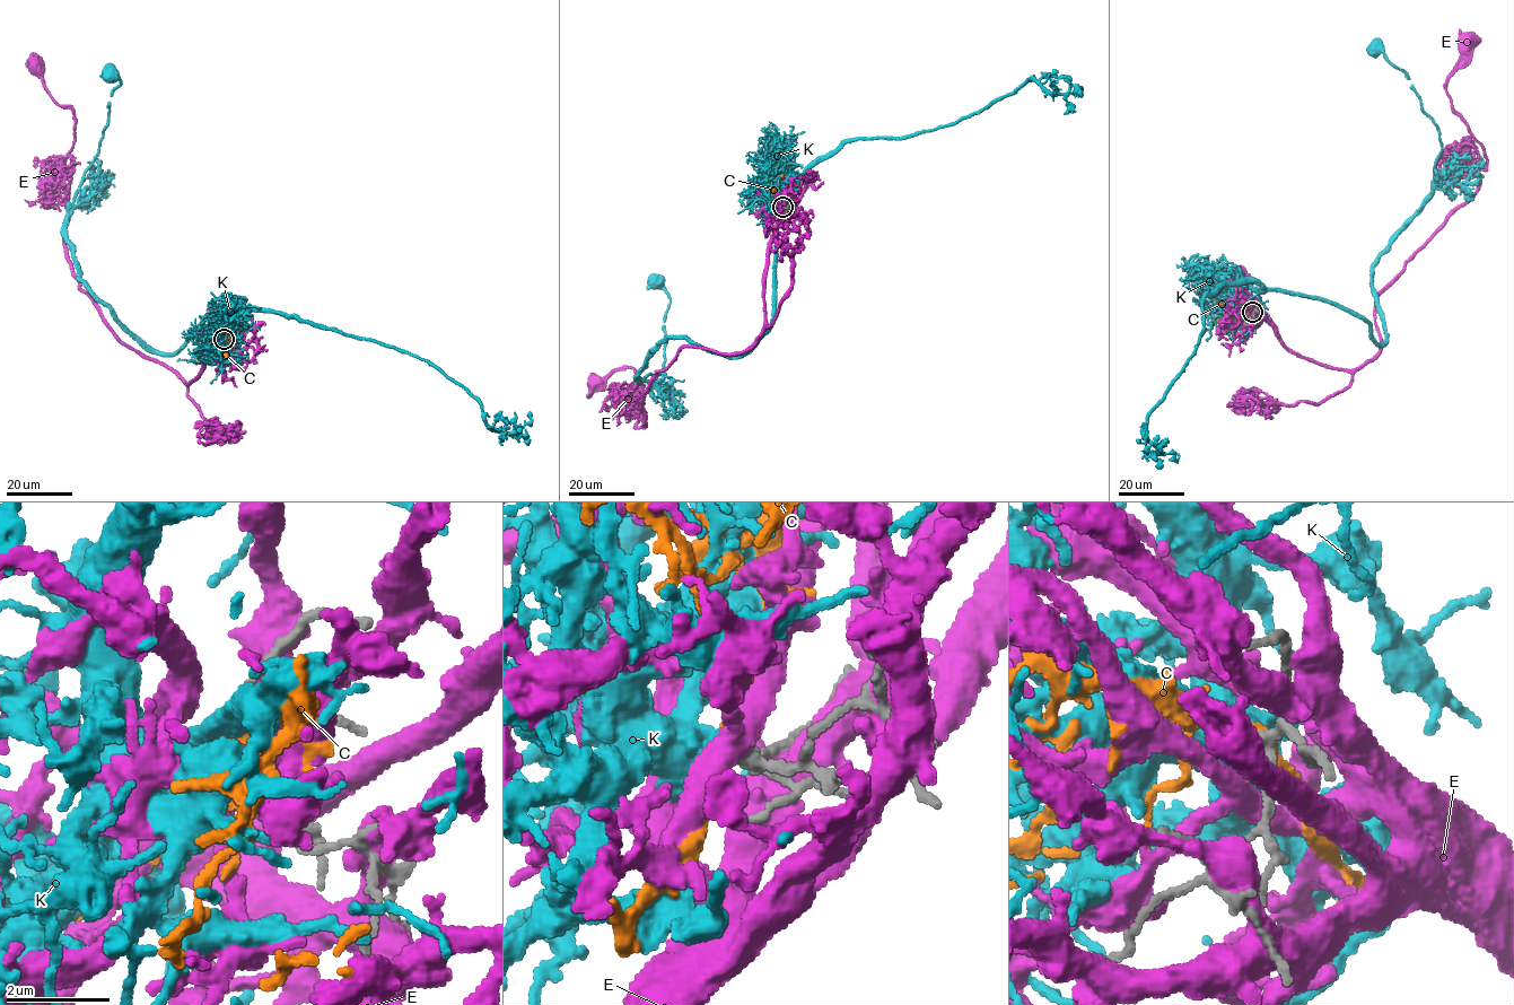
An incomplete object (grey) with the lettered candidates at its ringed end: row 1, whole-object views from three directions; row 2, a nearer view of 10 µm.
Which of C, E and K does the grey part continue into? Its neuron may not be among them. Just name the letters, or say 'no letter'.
K

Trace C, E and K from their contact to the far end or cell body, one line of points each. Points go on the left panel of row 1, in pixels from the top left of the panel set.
C: (225, 337), (229, 335), (222, 351), (228, 356)
E: (225, 340), (185, 383), (129, 349), (79, 289), (63, 226), (71, 178), (60, 172), (75, 112), (34, 68)
K: (225, 340), (225, 315), (211, 312), (174, 352), (150, 350), (79, 278), (66, 227), (121, 84), (111, 72)

